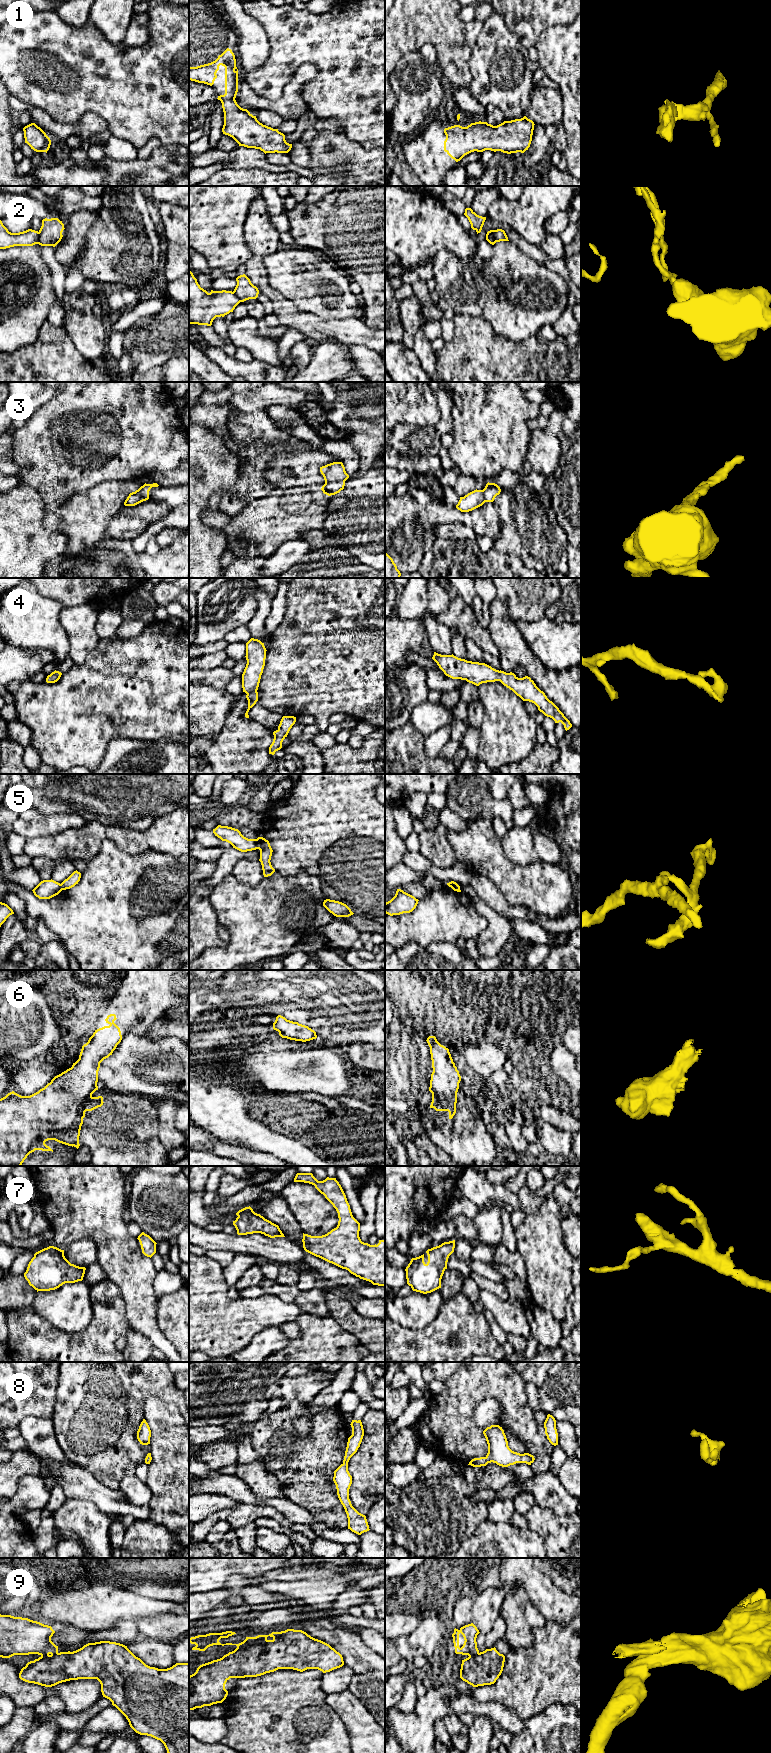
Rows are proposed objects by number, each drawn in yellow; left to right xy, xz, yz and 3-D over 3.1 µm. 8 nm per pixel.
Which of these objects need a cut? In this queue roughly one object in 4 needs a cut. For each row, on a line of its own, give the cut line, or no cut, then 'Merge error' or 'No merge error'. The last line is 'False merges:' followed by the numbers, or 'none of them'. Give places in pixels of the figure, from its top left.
1: No split. No merge error
2: Split along xy (39, 232), (39, 238), (36, 243). Merge error
3: No split. No merge error
4: No split. No merge error
5: Split along xz (256, 839), (258, 848). Merge error
6: No split. No merge error
7: No split. No merge error
8: No split. No merge error
9: Split along yz (478, 1652), (469, 1656). Merge error
False merges: 2, 5, 9

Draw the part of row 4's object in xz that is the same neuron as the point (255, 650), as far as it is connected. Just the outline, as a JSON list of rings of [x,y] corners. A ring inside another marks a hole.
[[[251,638],[246,643],[247,664],[242,674],[242,688],[248,700],[248,709],[245,717],[249,718],[249,710],[258,701],[258,687],[265,666],[266,648],[264,643],[258,639]]]

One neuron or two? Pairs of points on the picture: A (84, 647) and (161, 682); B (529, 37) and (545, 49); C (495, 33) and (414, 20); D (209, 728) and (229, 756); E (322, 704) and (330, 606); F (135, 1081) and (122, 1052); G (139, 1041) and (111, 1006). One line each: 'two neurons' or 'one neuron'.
A: two neurons
B: two neurons
C: two neurons
D: two neurons
E: one neuron
F: one neuron
G: two neurons

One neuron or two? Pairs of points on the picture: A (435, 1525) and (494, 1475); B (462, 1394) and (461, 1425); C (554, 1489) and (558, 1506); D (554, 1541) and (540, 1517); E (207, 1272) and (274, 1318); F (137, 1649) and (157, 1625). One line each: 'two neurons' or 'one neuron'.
A: one neuron
B: one neuron
C: one neuron
D: one neuron
E: one neuron
F: two neurons

